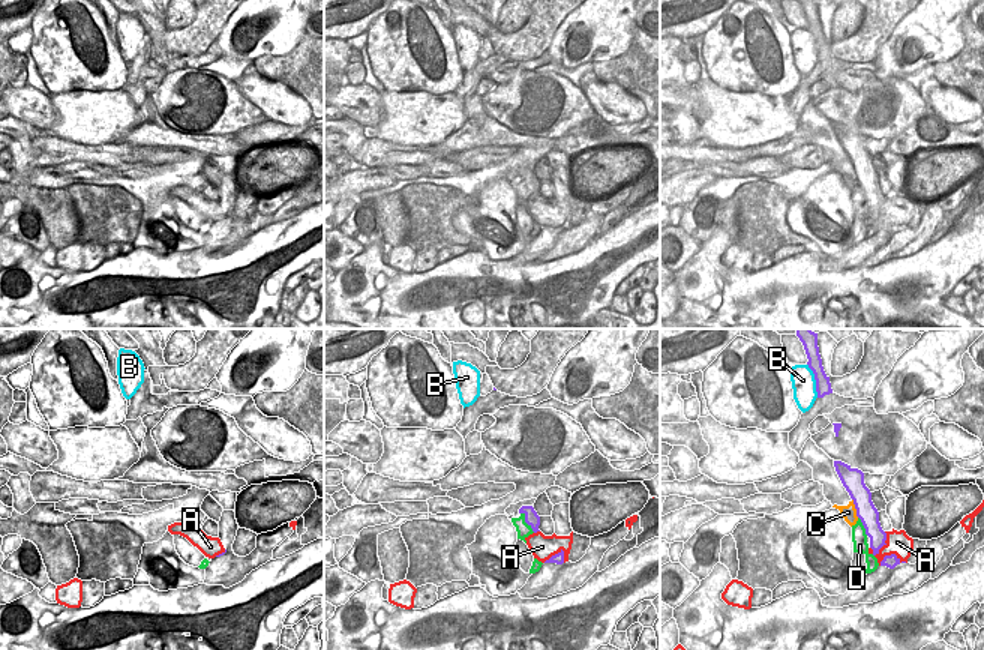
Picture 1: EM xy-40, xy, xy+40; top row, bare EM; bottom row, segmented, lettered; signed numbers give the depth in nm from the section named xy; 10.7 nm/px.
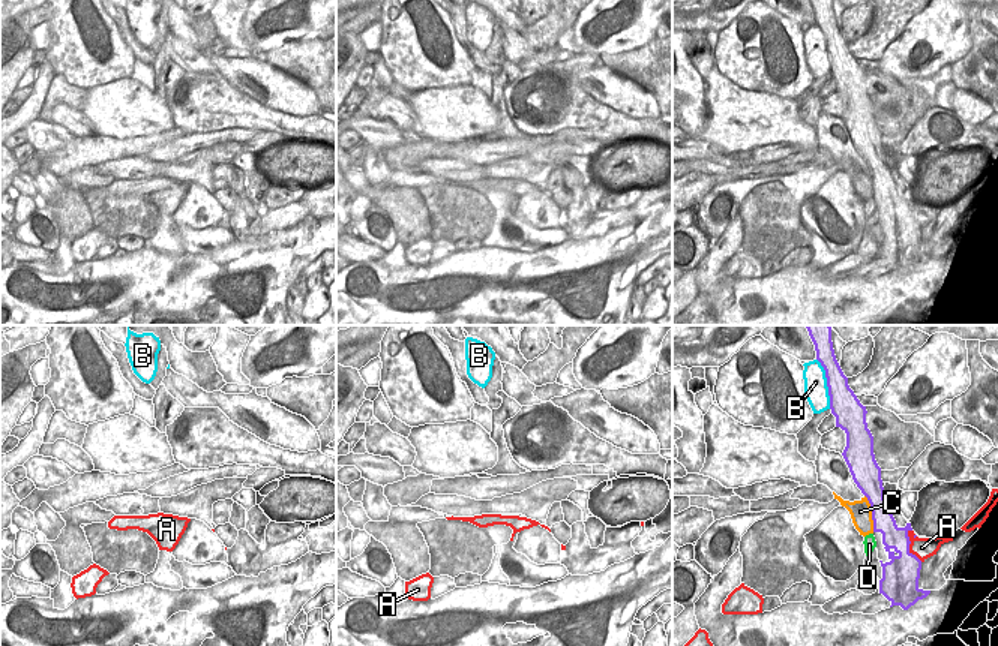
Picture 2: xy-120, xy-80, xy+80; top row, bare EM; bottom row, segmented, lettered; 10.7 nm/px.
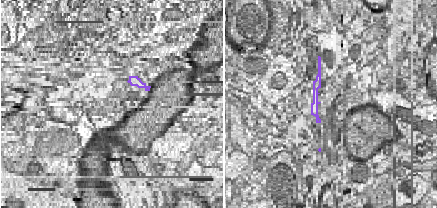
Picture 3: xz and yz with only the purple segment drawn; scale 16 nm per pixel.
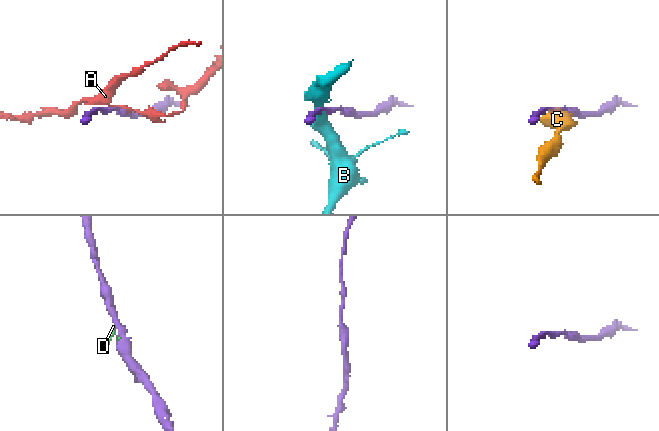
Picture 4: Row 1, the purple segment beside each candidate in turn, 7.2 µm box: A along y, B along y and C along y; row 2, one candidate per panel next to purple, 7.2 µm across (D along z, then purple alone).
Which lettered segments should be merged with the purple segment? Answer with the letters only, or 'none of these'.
none of these

